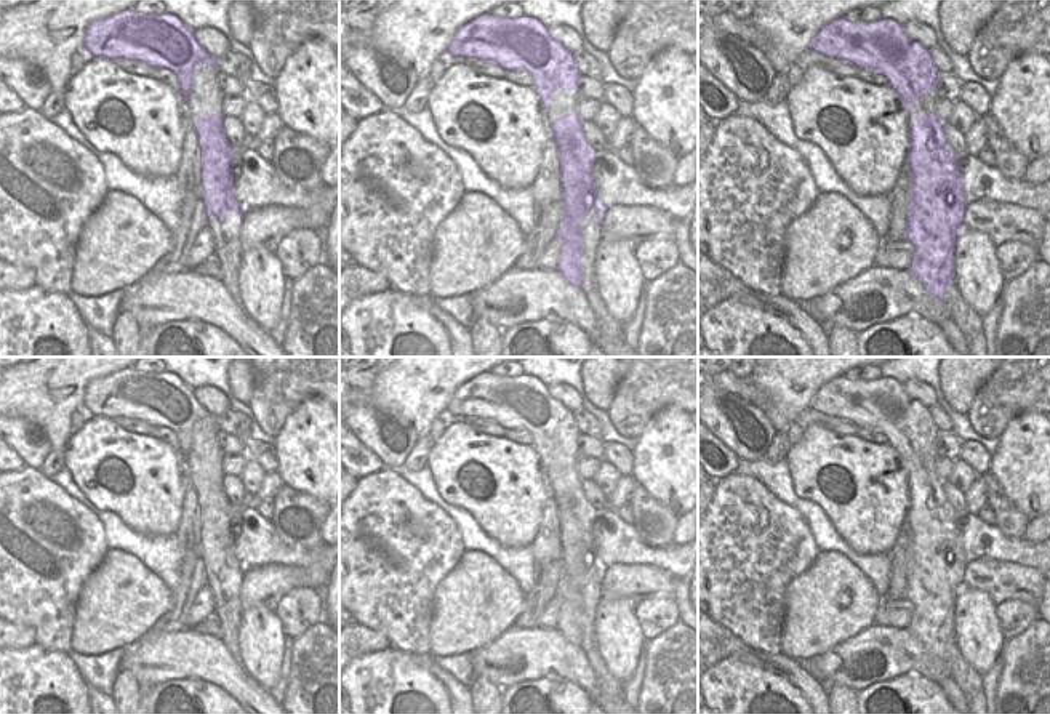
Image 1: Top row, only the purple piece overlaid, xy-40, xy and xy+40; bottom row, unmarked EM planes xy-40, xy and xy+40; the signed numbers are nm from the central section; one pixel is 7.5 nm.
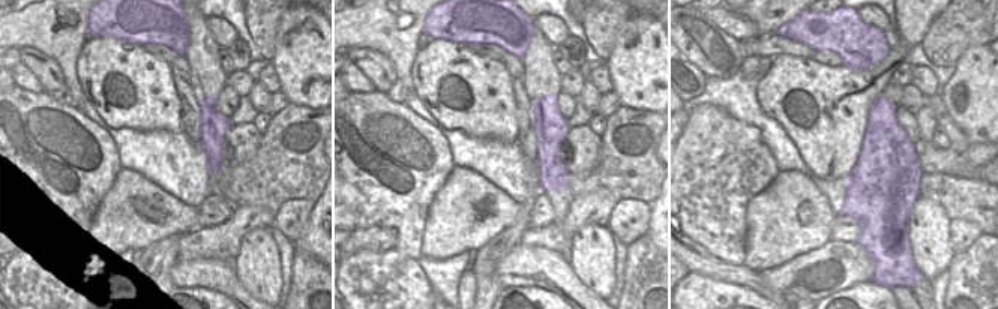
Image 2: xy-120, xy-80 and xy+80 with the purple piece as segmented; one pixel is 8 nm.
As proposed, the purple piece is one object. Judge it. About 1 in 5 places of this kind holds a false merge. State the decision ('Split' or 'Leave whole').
Leave whole.

